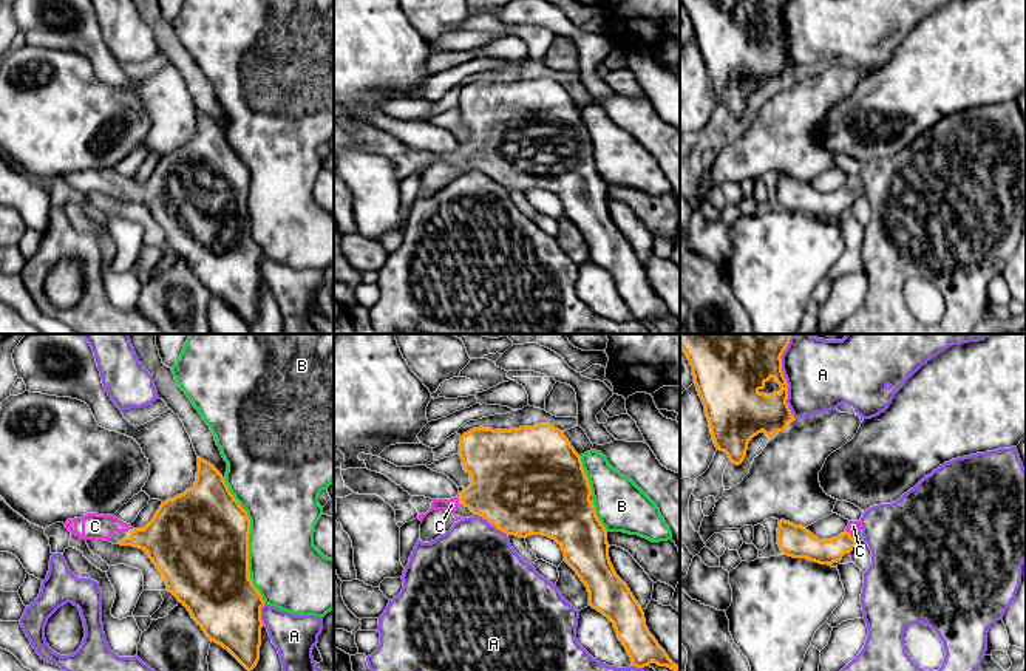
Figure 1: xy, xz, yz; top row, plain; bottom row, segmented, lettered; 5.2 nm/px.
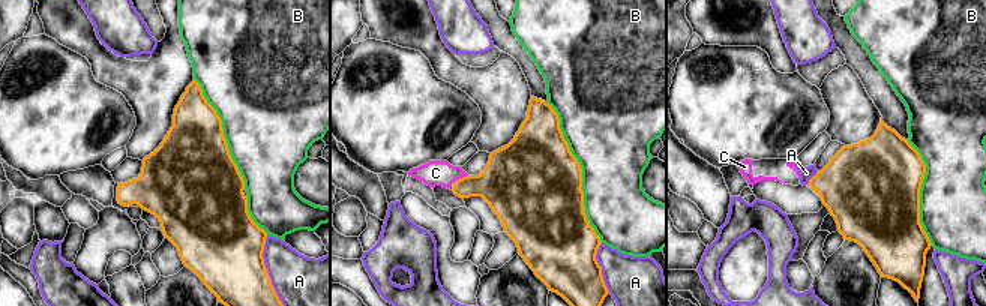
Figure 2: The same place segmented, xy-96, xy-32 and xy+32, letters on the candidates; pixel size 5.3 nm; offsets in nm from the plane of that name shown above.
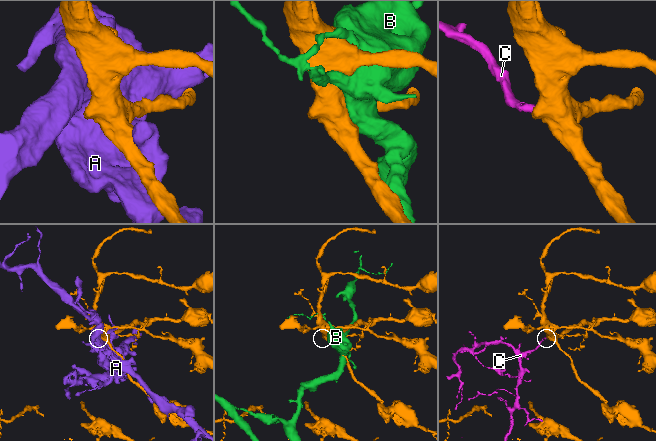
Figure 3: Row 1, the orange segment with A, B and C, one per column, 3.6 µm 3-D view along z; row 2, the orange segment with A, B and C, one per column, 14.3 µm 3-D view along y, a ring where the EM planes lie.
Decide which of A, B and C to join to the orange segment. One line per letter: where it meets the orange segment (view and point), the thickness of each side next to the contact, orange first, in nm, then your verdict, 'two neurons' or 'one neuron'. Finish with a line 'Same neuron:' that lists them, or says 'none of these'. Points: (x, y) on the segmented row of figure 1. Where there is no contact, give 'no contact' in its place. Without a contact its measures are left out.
A: meets orange in yz at (784, 376); 400 nm thick on the orange side, 360 nm on the other; two neurons
B: meets orange in xy at (249, 524); 480 nm thick on the orange side, 420 nm on the other; two neurons
C: meets orange in yz at (847, 532); 160 nm thick on the orange side, 60 nm on the other; one neuron
Same neuron: C

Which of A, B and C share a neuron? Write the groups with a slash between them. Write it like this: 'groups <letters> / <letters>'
groups A / B / C

